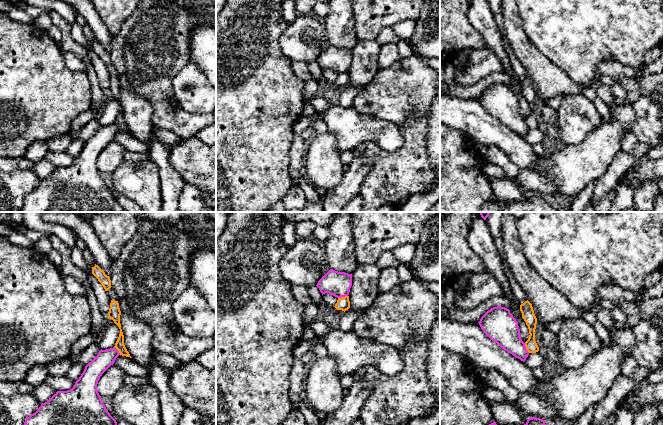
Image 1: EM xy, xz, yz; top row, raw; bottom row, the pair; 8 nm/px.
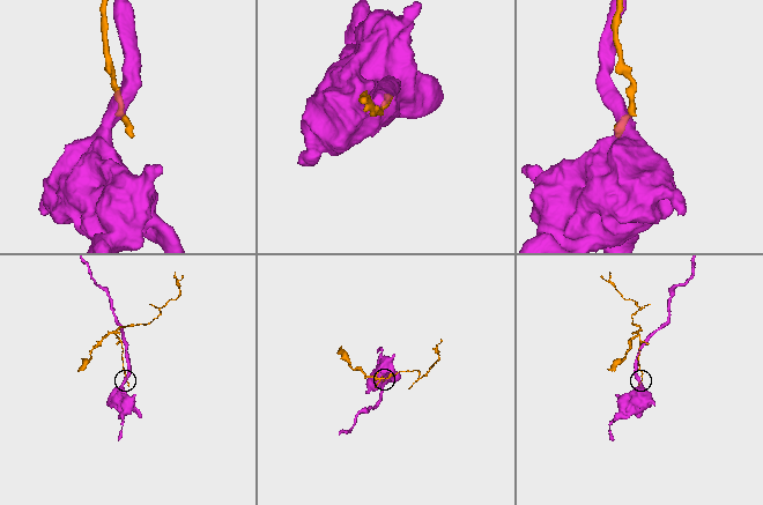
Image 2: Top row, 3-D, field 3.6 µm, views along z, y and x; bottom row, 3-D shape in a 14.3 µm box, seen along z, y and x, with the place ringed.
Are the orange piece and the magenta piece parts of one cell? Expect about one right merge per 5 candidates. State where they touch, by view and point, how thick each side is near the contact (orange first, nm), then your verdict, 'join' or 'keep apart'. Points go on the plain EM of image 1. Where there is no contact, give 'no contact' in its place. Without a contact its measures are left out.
meets orange in xz at (342, 73); 110 nm thick on the orange side, 200 nm on the other; keep apart

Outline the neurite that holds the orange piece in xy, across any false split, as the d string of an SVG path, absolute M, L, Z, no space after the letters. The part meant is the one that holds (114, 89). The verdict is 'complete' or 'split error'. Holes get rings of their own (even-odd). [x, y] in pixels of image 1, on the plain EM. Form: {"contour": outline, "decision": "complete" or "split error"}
{"contour": "M111 76L108 94L112 95L120 105L120 110L114 123L119 127L120 131L132 134L124 121L124 111L121 105L120 91L121 87L118 77Z", "decision": "complete"}

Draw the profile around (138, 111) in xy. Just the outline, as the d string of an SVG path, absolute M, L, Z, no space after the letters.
M121 88L121 105L124 111L124 121L132 135L141 142L149 143L154 126L152 124L152 104L130 90Z

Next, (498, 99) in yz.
M497 82L488 86L478 98L483 108L502 125L521 137L529 131L521 116L518 98L510 86Z

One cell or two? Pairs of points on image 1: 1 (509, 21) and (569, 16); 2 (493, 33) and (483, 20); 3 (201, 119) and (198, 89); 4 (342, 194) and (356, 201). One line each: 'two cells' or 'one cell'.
1: two cells
2: one cell
3: two cells
4: two cells

